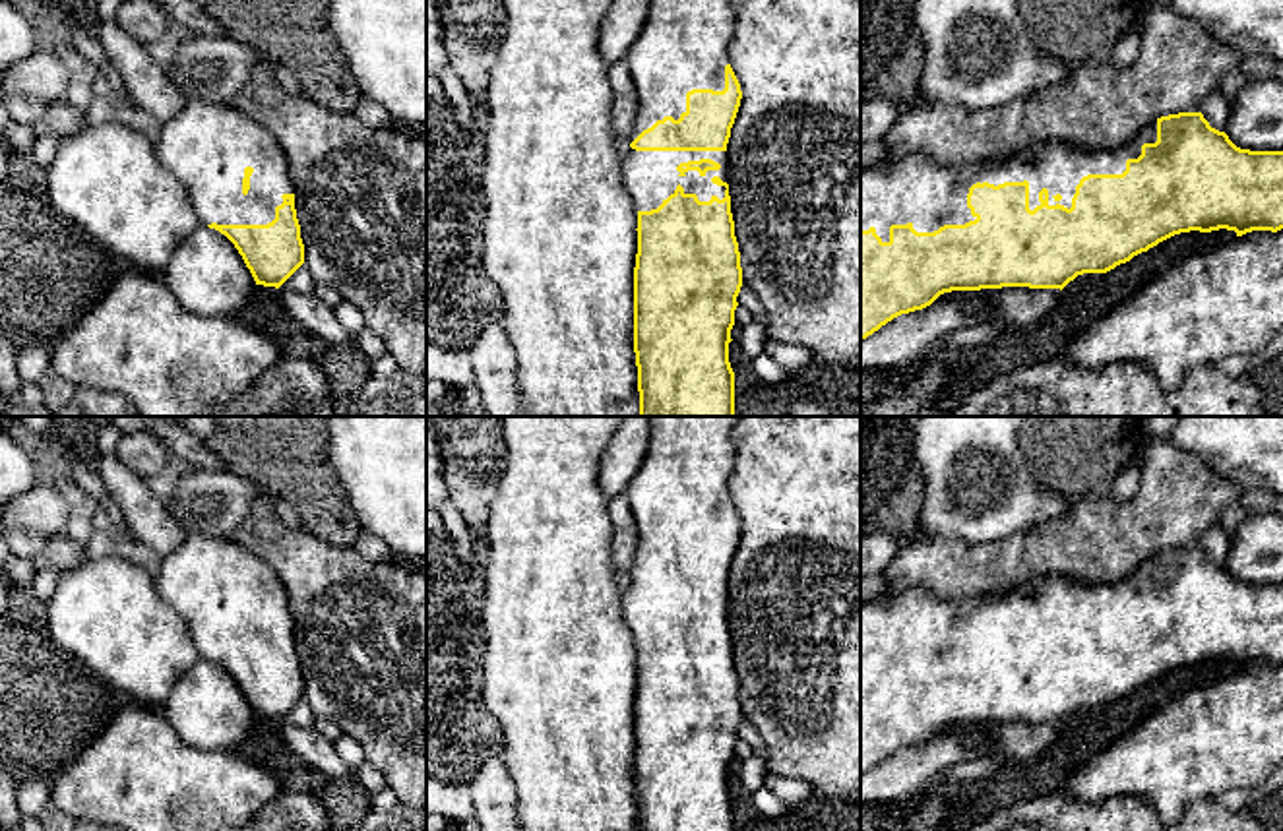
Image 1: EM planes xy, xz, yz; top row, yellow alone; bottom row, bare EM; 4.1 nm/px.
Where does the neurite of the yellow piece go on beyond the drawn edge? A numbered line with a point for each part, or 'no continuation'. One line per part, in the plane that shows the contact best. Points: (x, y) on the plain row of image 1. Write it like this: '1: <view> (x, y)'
1: yz (915, 622)

